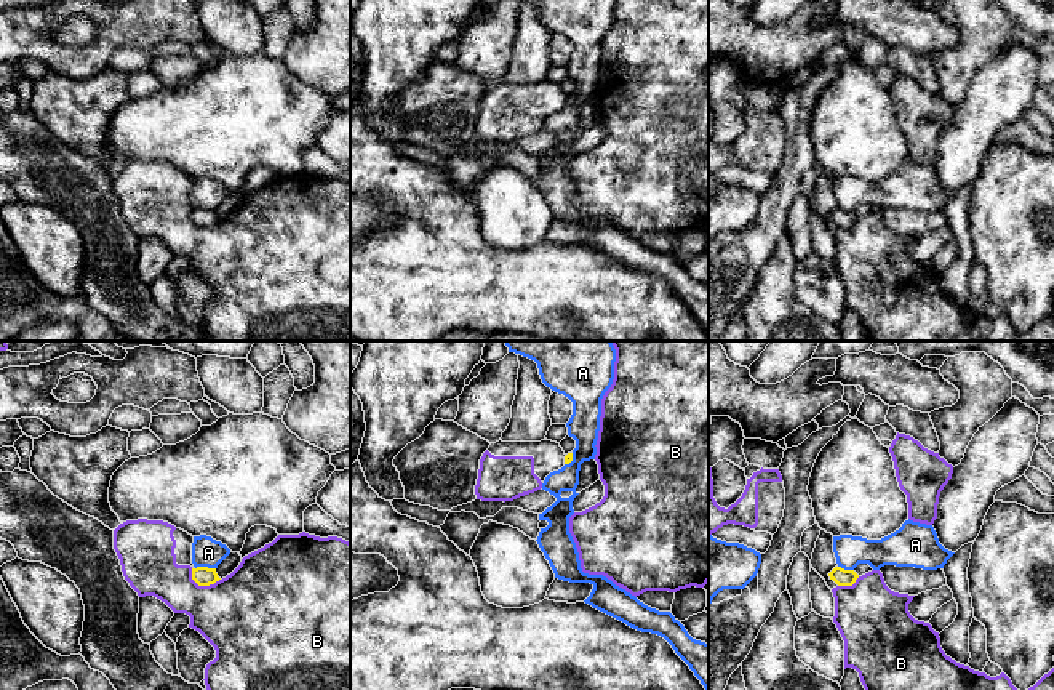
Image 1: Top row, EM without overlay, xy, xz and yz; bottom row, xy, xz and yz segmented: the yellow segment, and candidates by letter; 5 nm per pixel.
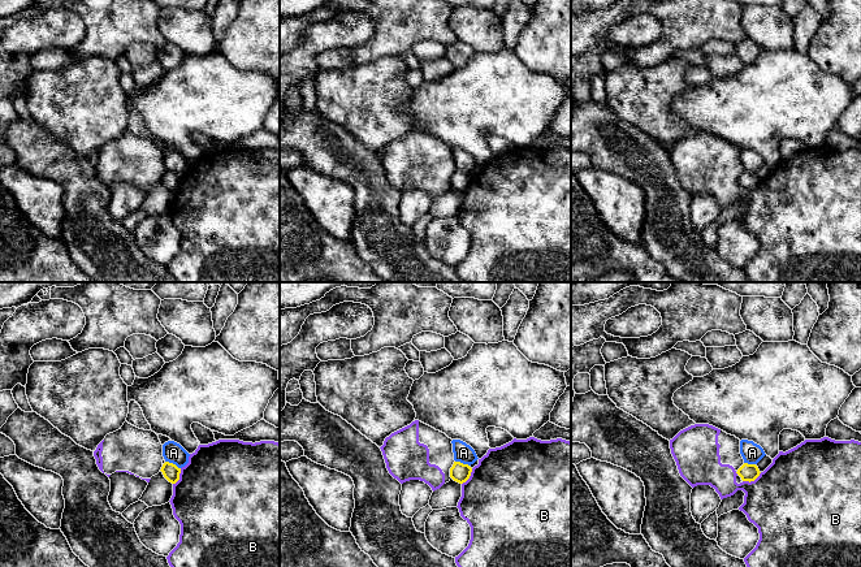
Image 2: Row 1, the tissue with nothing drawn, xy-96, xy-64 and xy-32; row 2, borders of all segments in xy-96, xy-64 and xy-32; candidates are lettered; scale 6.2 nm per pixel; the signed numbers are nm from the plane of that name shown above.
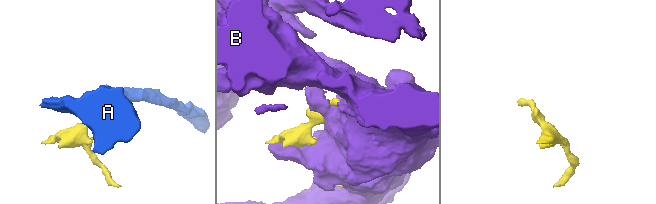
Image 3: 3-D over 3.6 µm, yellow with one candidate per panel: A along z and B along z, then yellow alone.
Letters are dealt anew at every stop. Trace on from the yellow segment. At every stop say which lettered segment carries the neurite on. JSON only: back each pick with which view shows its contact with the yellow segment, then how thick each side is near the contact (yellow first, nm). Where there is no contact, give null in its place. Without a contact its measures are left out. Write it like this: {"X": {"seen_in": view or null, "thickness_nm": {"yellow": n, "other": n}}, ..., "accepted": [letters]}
{"accepted": []}

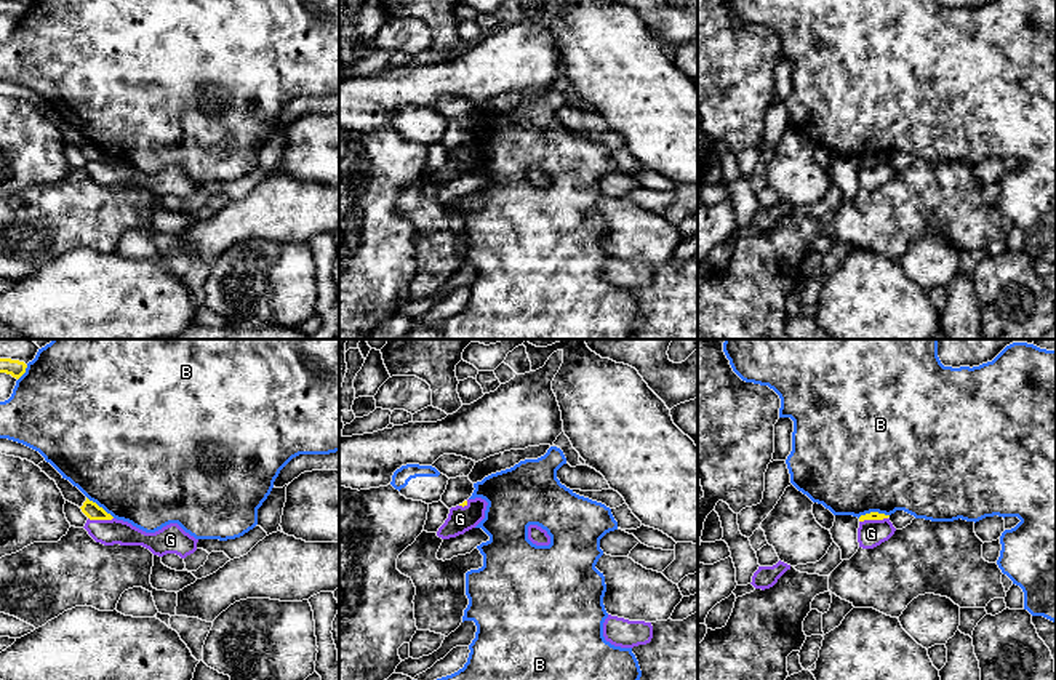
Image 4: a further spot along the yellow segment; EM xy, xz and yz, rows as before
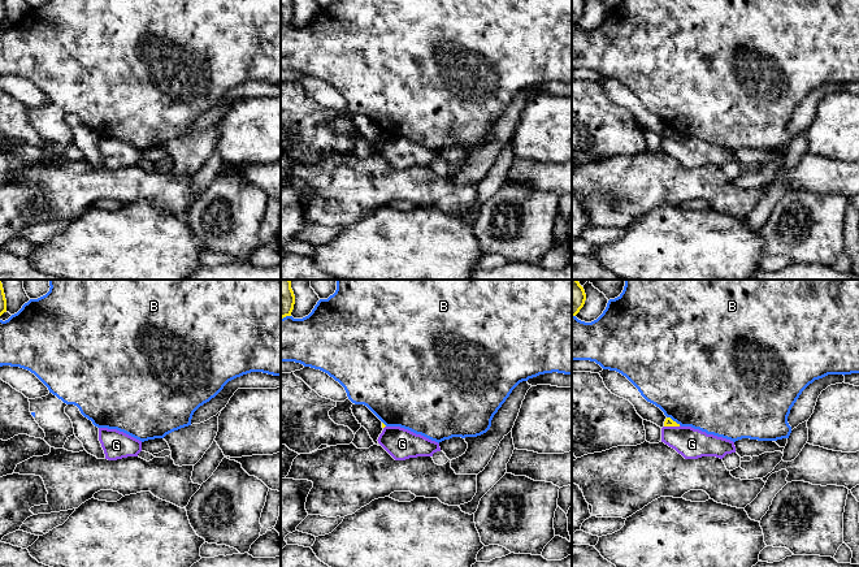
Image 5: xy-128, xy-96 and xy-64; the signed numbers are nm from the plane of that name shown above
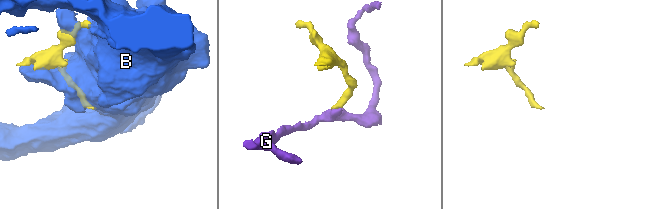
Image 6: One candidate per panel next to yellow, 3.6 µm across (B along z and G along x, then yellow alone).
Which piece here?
{"accepted": []}

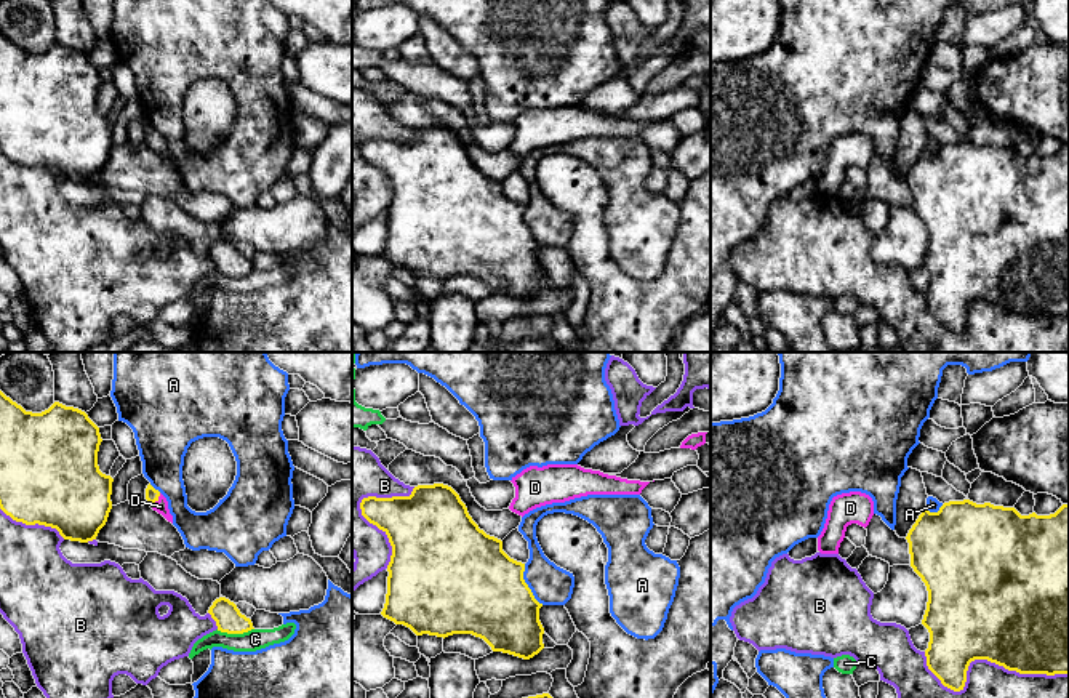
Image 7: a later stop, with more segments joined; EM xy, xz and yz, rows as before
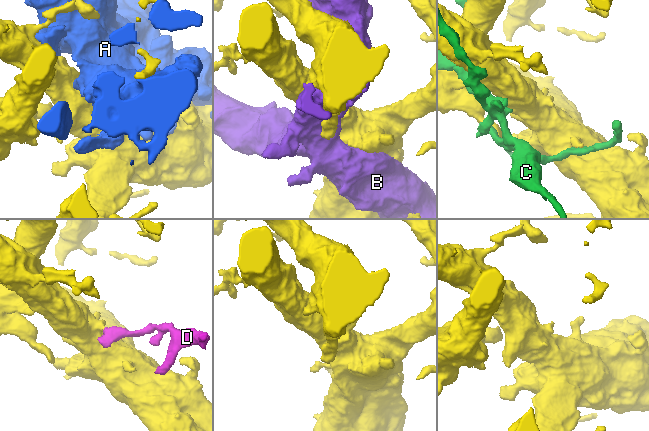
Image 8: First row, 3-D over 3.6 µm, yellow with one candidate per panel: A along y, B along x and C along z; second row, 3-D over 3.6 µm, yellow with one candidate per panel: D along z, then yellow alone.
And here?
{"D": {"seen_in": "xy", "thickness_nm": {"yellow": 70, "other": 70}}, "accepted": ["D"]}

